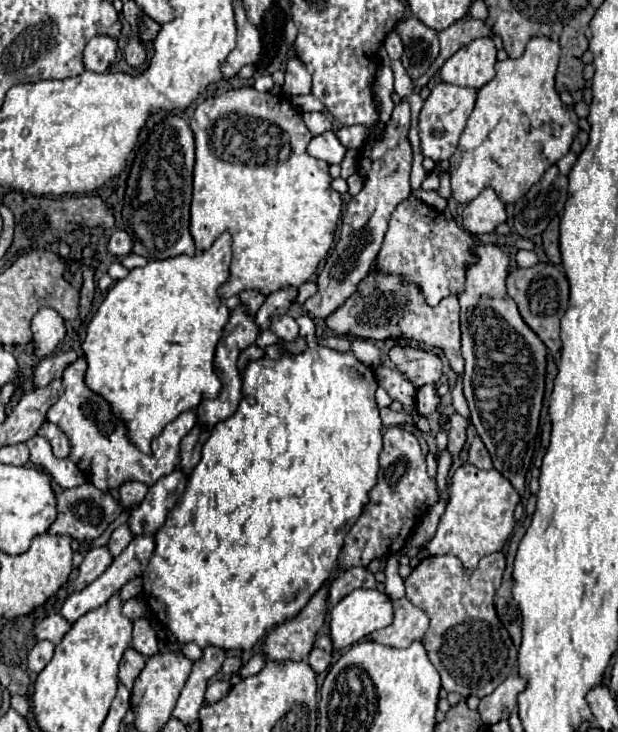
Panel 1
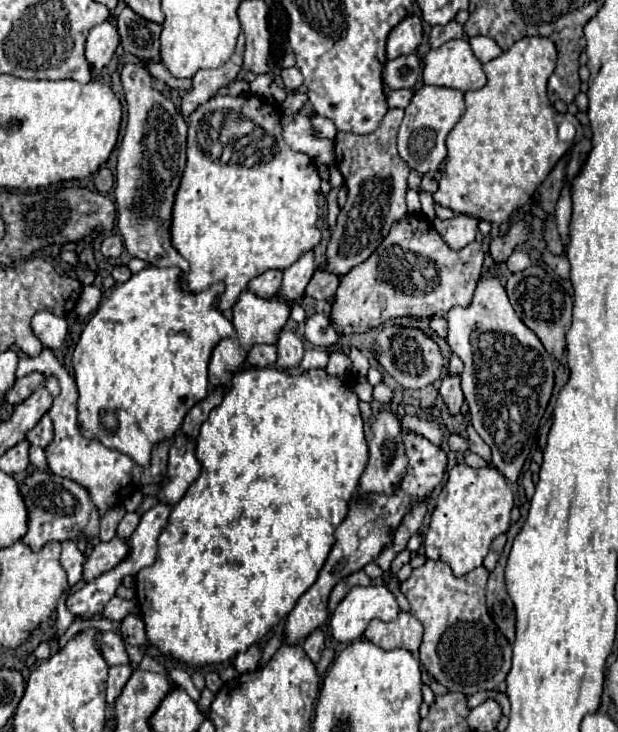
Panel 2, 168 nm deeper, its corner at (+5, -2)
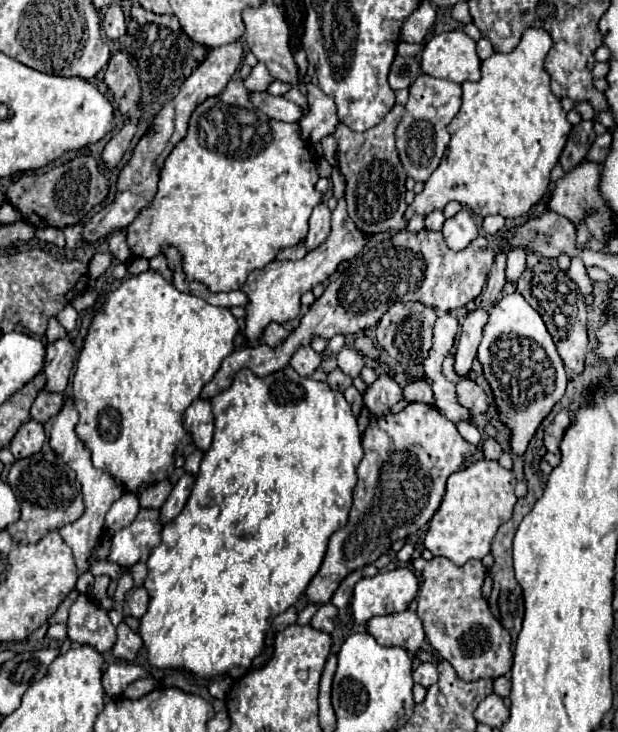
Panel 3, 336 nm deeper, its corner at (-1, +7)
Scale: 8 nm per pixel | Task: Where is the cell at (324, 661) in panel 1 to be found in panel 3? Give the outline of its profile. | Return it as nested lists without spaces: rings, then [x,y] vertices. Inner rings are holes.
[[[325,604],[325,606],[321,606],[315,612],[315,616],[311,620],[311,626],[315,630],[321,630],[321,632],[331,634],[333,628],[335,628],[335,618],[337,618],[337,608],[333,604]]]

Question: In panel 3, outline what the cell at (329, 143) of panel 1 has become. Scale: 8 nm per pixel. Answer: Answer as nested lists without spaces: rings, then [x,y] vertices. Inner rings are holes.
[[[251,92],[251,102],[255,108],[263,110],[269,118],[281,120],[281,122],[291,122],[297,124],[303,118],[303,108],[285,100],[283,96],[271,96],[267,92]]]

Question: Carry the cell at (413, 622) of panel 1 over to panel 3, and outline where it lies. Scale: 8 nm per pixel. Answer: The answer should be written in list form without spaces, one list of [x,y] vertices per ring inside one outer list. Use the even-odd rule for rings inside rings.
[[[413,610],[375,616],[367,622],[369,634],[383,646],[403,646],[415,654],[425,642],[423,622]]]

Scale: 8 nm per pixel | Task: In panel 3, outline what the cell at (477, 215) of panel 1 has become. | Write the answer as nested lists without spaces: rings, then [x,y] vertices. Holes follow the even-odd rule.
[[[461,210],[453,218],[447,218],[441,232],[451,250],[463,250],[479,234],[477,224],[469,210]]]

